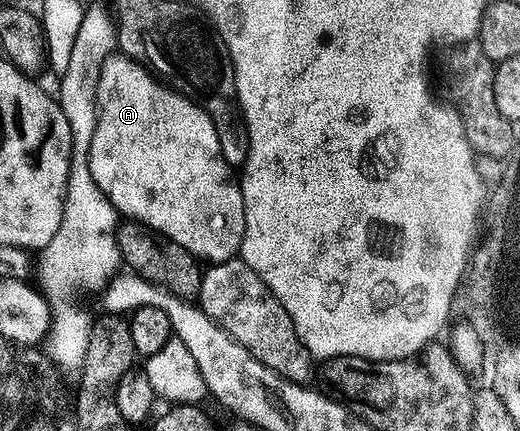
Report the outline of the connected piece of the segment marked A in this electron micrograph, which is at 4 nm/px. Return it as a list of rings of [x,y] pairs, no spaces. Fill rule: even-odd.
[[[121,54],[109,56],[102,63],[100,70],[100,82],[96,97],[98,121],[96,130],[92,134],[92,146],[90,147],[90,169],[92,178],[96,178],[96,186],[100,186],[100,190],[104,190],[104,194],[110,199],[114,209],[123,217],[144,224],[154,232],[159,232],[161,236],[167,236],[172,242],[184,246],[184,250],[188,250],[199,261],[217,262],[235,259],[239,255],[246,229],[244,226],[244,198],[242,197],[241,183],[236,179],[235,169],[224,158],[224,154],[220,154],[220,138],[216,138],[216,126],[212,122],[212,118],[208,118],[202,105],[197,104],[194,100],[189,100],[187,96],[175,92],[173,88],[163,83],[145,63],[139,62],[129,55],[126,56],[121,56]]]

